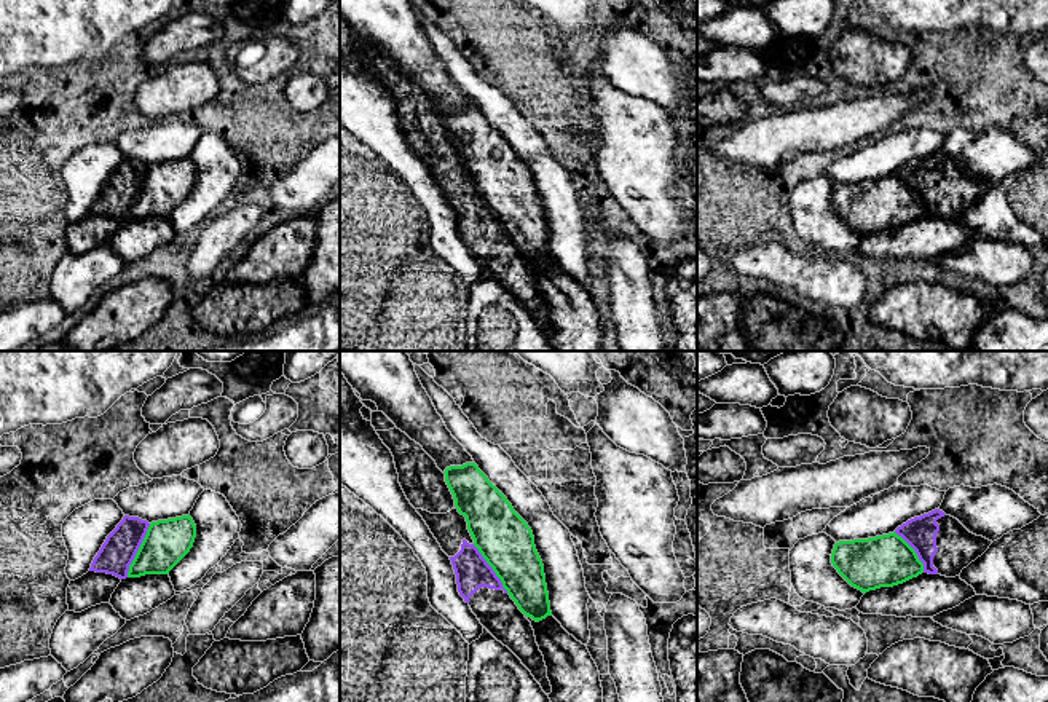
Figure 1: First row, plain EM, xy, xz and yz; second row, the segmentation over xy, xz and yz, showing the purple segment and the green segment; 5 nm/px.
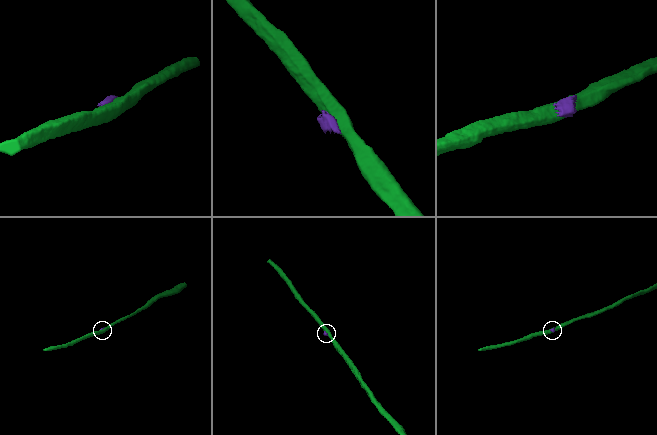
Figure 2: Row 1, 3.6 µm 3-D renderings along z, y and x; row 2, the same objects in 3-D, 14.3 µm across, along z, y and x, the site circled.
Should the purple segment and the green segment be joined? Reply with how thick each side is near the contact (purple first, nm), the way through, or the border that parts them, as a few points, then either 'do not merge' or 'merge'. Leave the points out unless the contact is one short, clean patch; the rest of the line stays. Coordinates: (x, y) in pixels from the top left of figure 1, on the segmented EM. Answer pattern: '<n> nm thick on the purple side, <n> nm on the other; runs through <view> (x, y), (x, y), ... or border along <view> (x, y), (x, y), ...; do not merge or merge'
170 nm thick on the purple side, 220 nm on the other; do not merge

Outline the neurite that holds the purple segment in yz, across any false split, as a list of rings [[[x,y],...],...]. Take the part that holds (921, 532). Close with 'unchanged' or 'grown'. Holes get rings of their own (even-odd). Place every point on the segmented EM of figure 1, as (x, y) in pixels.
[[[940,509],[908,520],[895,533],[916,550],[924,573],[946,578],[959,576],[992,544]]]; grown

